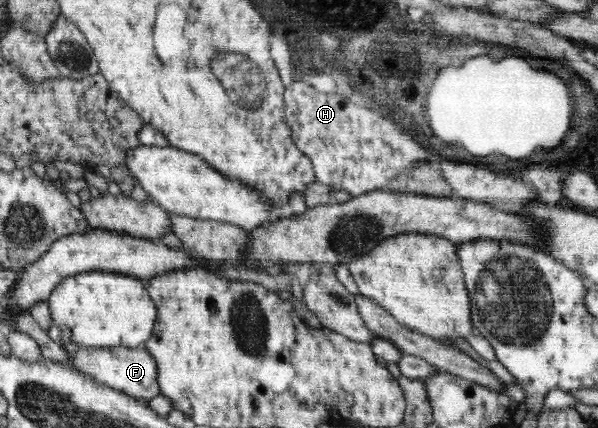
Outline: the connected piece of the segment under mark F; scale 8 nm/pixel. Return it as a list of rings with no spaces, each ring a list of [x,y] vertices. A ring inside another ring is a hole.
[[[65,340],[62,344],[70,358],[70,364],[67,365],[85,376],[90,376],[95,382],[124,392],[142,402],[150,401],[160,394],[157,384],[157,365],[155,359],[146,351],[145,346],[133,349],[125,347],[97,349],[81,346],[71,340]]]

